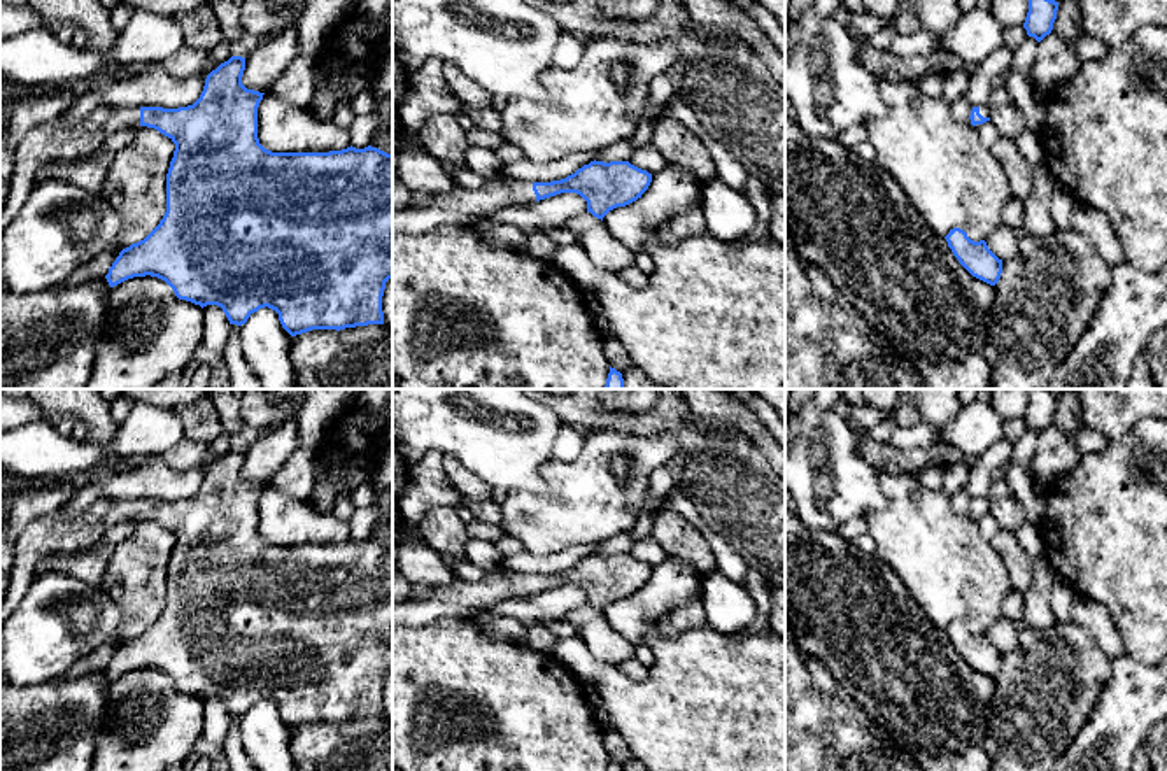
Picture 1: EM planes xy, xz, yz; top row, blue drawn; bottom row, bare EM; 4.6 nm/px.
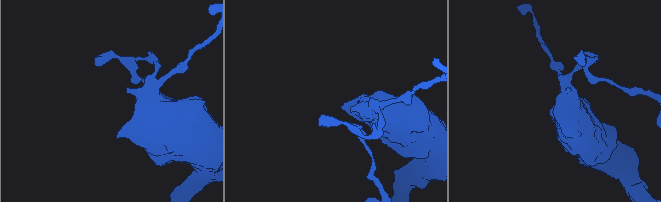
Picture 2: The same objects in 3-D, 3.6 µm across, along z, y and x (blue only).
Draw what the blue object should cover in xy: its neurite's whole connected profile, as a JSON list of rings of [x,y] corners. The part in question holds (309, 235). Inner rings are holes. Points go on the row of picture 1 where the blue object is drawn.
[[[231,56],[212,70],[200,98],[187,107],[96,107],[81,123],[63,126],[60,116],[30,130],[16,149],[11,189],[0,210],[0,235],[18,216],[33,187],[37,170],[49,159],[84,159],[107,137],[128,126],[154,128],[175,144],[166,173],[166,212],[140,242],[123,249],[109,273],[110,287],[133,277],[165,280],[179,300],[202,308],[217,305],[230,324],[242,326],[259,308],[279,314],[291,335],[384,324],[382,296],[393,279],[393,154],[377,147],[329,152],[272,152],[258,138],[258,107],[265,93],[242,84],[245,58]]]

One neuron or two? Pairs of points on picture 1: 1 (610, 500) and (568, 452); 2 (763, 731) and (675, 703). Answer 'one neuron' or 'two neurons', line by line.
1: two neurons
2: one neuron

